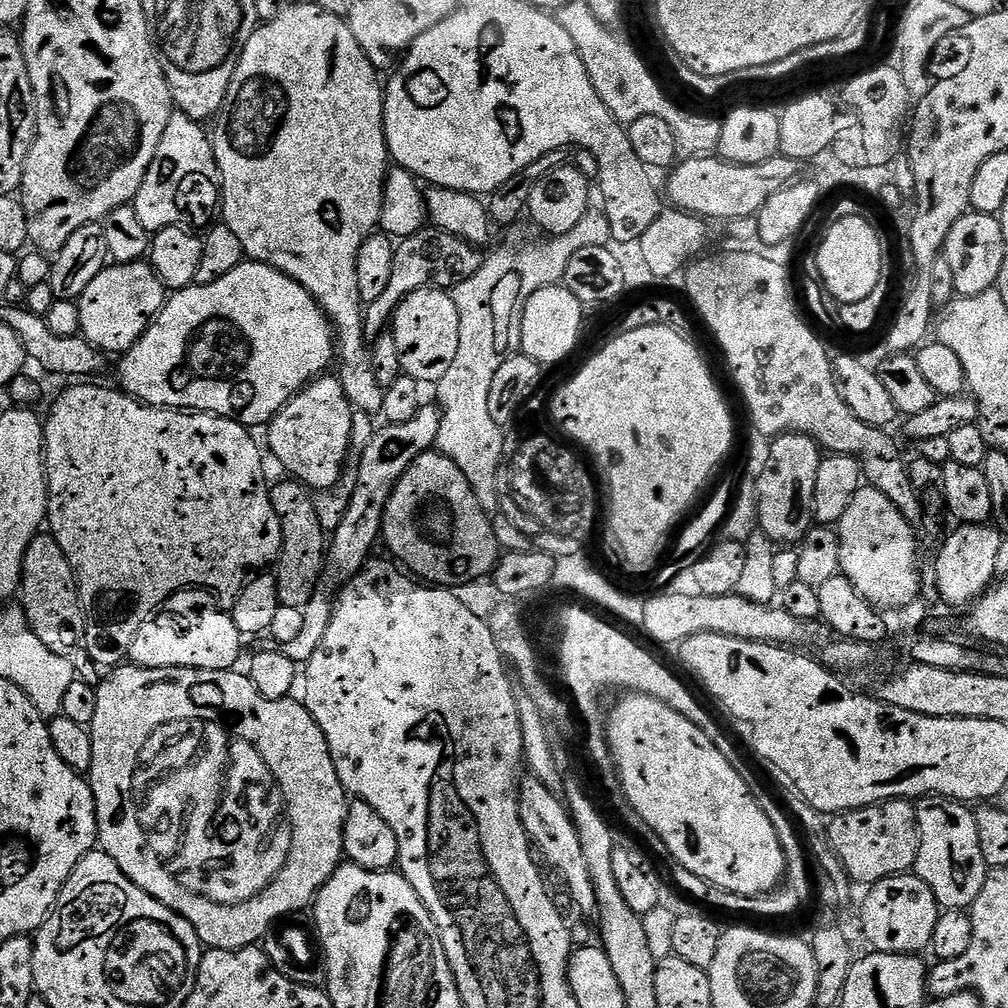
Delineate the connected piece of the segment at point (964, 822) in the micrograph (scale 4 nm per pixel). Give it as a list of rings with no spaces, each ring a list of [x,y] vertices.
[[[928,802],[916,813],[920,827],[920,845],[916,859],[915,875],[919,876],[934,894],[936,903],[944,910],[968,910],[982,894],[990,869],[982,858],[982,842],[978,842],[975,815],[967,812],[960,802]]]

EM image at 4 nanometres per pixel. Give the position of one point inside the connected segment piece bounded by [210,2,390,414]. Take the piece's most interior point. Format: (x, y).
(299, 142)

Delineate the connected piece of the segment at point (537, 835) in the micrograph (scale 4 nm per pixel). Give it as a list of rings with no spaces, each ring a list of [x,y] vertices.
[[[531,778],[521,779],[518,785],[520,798],[520,817],[528,839],[535,851],[542,857],[543,863],[553,868],[564,879],[568,887],[568,896],[588,914],[595,913],[594,882],[590,882],[590,870],[586,870],[586,858],[582,855],[582,844],[578,842],[576,827],[572,822],[572,814],[565,801],[557,793],[552,792],[542,782]]]

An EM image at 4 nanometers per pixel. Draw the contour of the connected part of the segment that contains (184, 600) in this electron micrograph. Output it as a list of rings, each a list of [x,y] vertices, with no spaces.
[[[207,590],[175,592],[134,638],[128,660],[139,668],[197,668],[226,672],[237,667],[242,637],[231,615],[216,608],[217,597]]]

